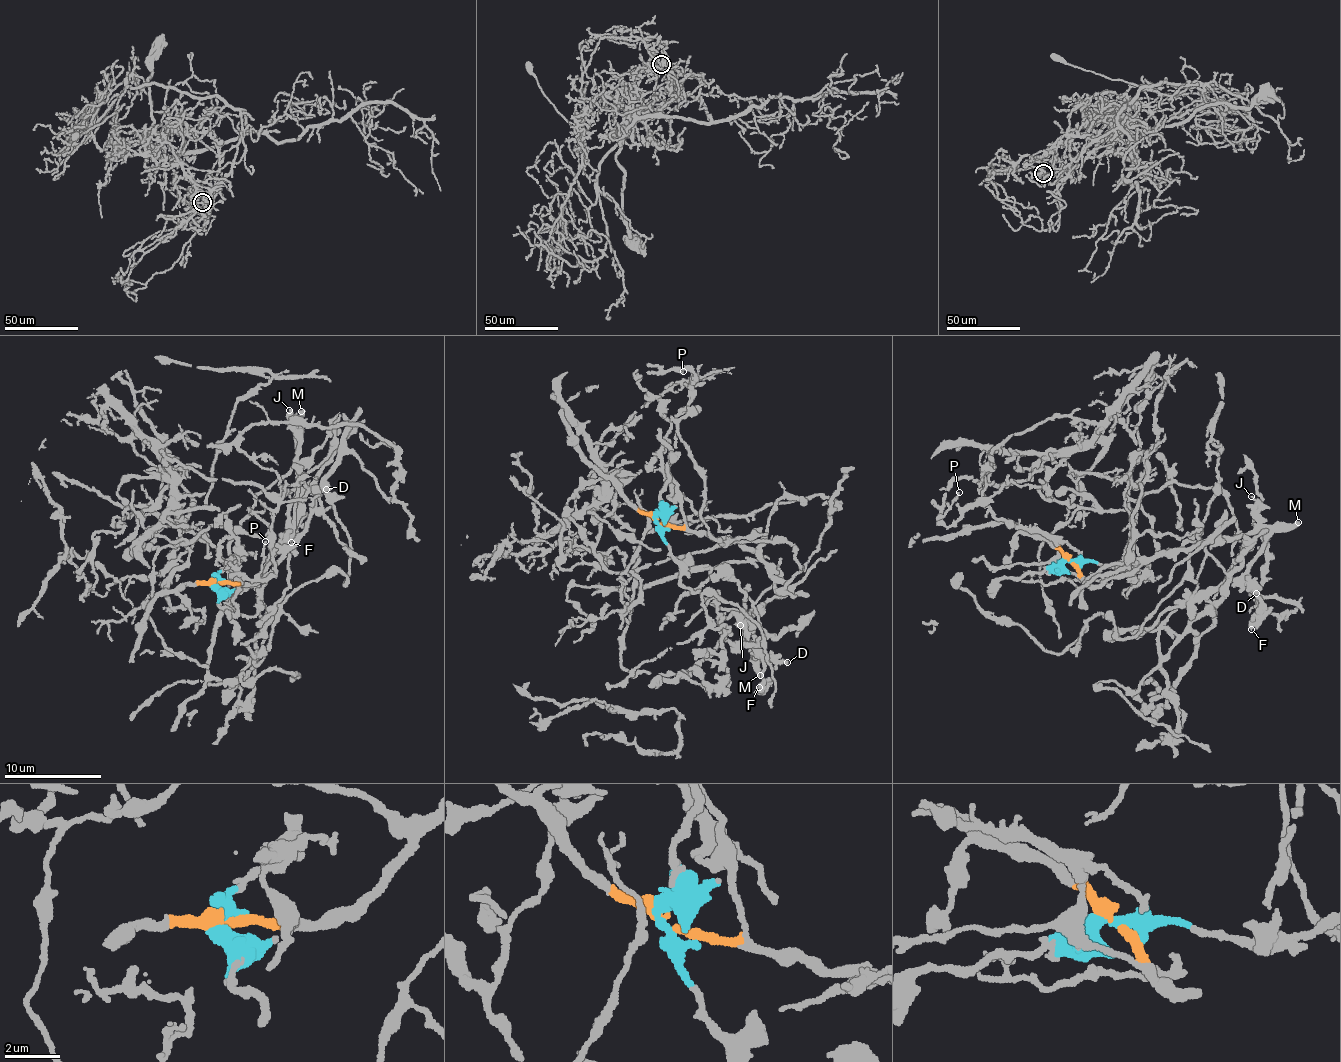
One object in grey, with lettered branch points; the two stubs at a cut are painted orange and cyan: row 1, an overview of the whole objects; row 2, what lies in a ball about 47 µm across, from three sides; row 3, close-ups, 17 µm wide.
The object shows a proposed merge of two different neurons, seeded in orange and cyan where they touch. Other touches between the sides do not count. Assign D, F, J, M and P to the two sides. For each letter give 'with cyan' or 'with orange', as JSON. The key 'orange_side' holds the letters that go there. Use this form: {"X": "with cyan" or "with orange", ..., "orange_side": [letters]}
{"D": "with cyan", "F": "with cyan", "J": "with cyan", "M": "with cyan", "P": "with orange", "orange_side": ["P"]}

